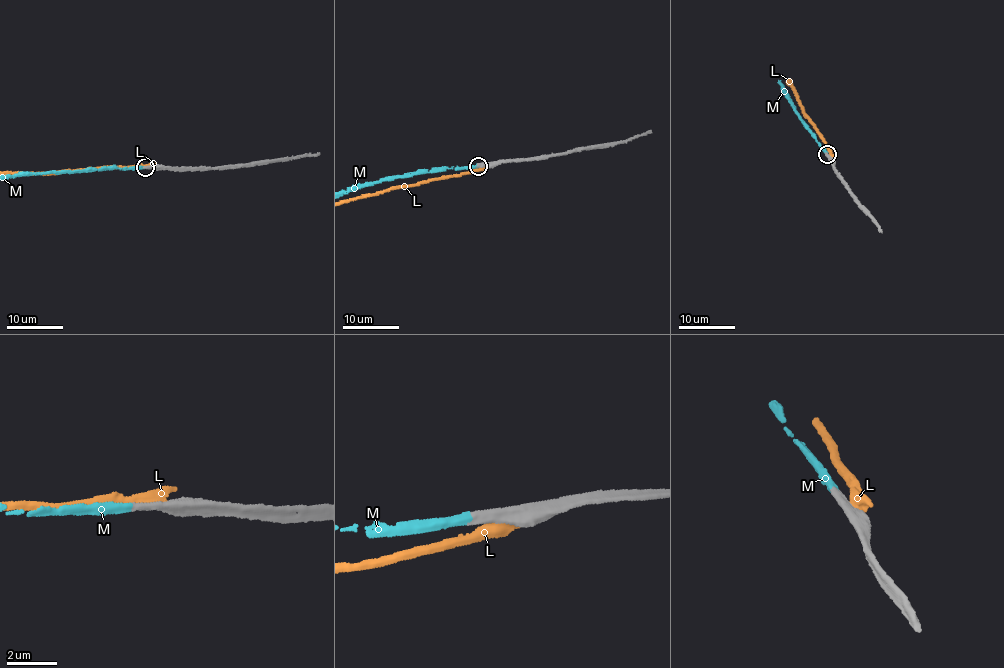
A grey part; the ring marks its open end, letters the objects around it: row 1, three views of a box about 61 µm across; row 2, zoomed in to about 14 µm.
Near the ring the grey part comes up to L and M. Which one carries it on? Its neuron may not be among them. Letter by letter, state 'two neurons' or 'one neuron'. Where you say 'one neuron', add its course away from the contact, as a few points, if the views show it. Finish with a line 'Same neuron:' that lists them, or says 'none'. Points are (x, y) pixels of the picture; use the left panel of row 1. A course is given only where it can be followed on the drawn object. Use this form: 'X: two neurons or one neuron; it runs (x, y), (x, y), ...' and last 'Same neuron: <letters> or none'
L: two neurons
M: one neuron
Same neuron: M

